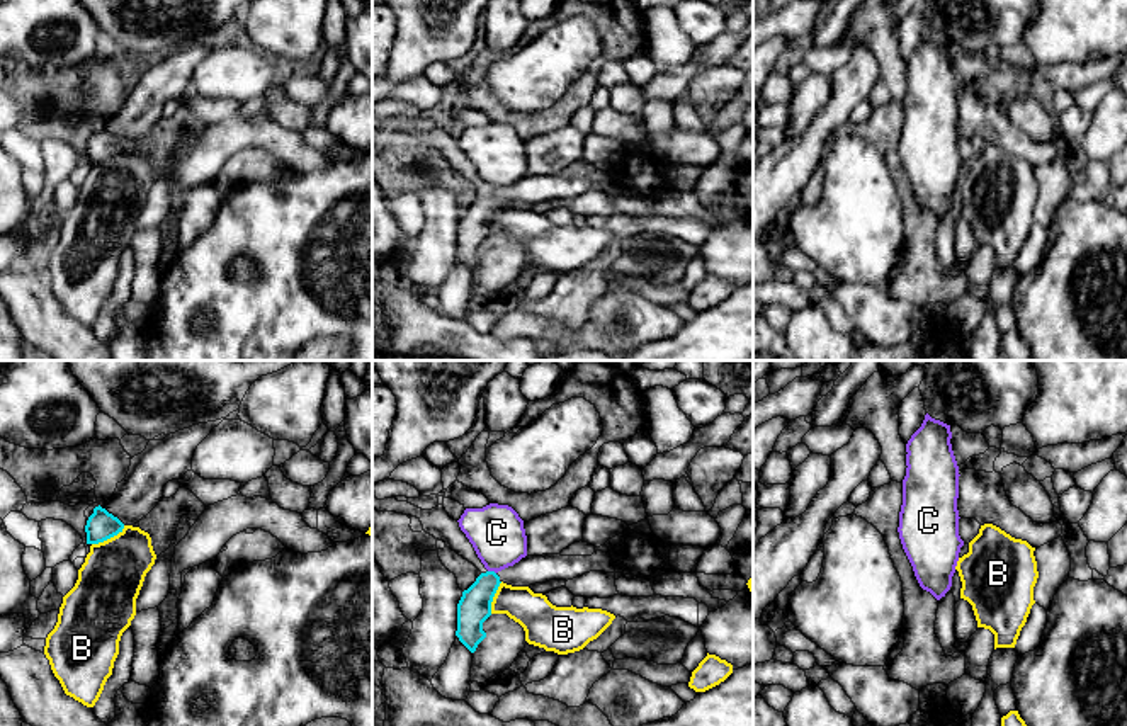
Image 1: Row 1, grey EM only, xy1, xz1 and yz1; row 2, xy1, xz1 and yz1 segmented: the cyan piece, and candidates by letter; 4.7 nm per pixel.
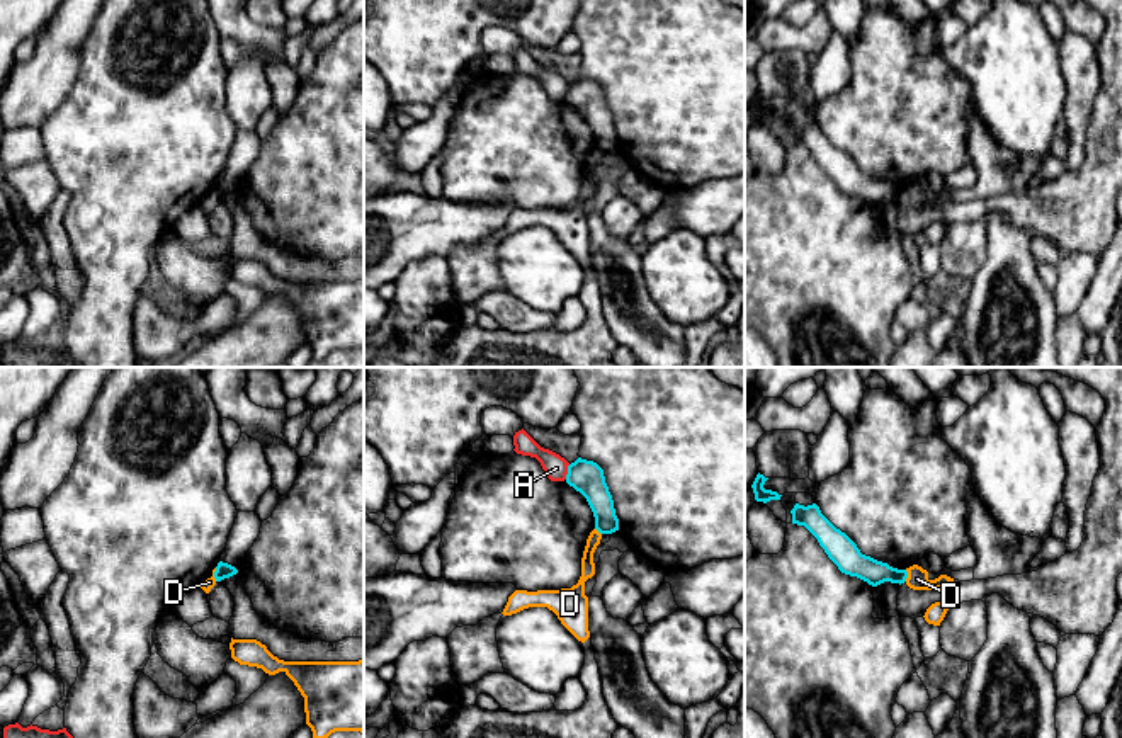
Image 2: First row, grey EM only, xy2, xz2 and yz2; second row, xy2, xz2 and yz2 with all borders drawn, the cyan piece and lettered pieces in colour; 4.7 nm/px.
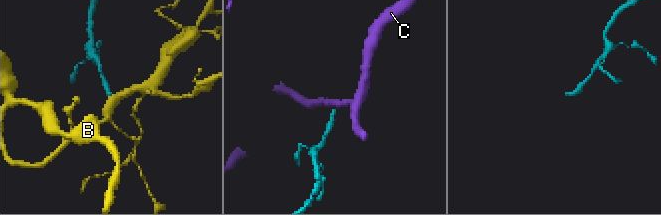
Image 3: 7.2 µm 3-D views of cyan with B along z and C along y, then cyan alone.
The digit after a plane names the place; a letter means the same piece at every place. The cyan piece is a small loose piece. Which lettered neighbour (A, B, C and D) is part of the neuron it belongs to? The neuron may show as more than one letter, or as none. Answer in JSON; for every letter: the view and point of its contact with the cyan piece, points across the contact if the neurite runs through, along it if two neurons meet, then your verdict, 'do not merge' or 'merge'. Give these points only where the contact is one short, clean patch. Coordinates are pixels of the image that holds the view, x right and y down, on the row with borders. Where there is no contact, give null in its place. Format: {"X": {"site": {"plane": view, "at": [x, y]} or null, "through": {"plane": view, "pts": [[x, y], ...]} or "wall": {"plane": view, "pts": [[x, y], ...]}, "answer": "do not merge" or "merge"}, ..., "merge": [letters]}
{"A": {"site": {"plane": "xz2", "at": [568, 471]}, "wall": {"plane": "xz2", "pts": [[570, 465], [565, 478]]}, "answer": "do not merge"}, "B": {"site": {"plane": "xy1", "at": [107, 538]}, "wall": {"plane": "xy1", "pts": [[124, 526], [116, 534], [92, 544]]}, "answer": "do not merge"}, "C": {"site": {"plane": "xz1", "at": [492, 572]}, "wall": {"plane": "xz1", "pts": [[488, 570], [495, 573]]}, "answer": "do not merge"}, "D": {"site": {"plane": "xy2", "at": [215, 575]}, "wall": {"plane": "xy2", "pts": [[216, 568], [215, 580]]}, "answer": "do not merge"}, "merge": []}

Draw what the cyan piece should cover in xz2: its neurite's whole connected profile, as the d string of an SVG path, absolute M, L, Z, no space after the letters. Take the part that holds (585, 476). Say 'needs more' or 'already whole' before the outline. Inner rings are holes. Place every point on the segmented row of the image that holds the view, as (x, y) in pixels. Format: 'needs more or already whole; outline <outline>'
already whole; outline M578 457L568 466L566 483L586 498L600 534L619 531L614 500L604 469L597 463Z

